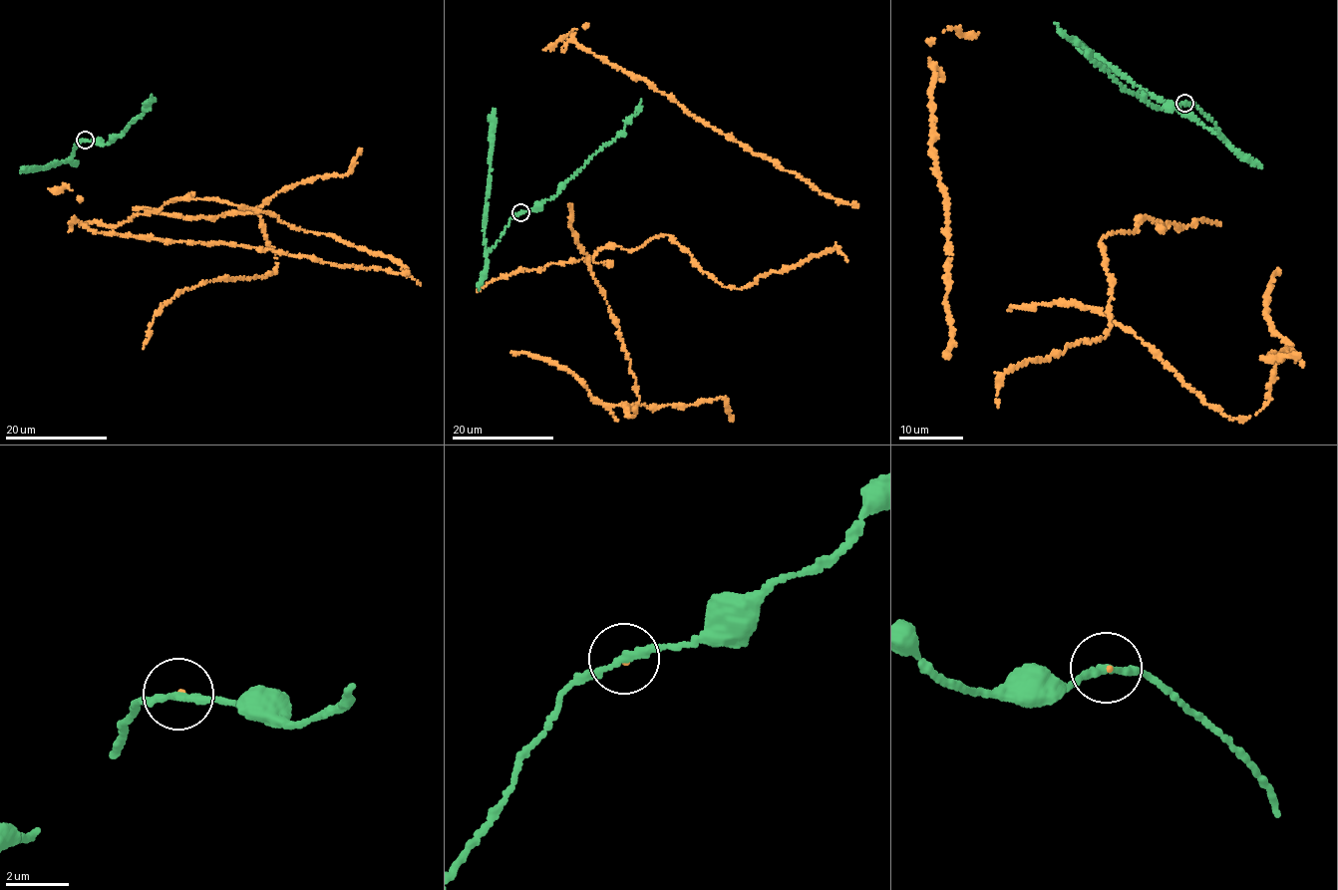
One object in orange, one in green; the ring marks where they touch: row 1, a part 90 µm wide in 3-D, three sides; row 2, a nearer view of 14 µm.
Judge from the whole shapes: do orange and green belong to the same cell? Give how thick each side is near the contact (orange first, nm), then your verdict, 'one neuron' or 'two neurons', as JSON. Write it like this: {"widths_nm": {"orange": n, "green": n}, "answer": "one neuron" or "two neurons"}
{"widths_nm": {"orange": 70, "green": 240}, "answer": "one neuron"}

